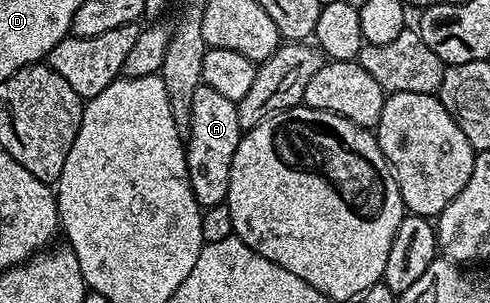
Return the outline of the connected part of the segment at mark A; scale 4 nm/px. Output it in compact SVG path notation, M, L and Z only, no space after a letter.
M201 83L191 101L191 132L185 146L185 157L191 190L202 209L225 203L229 193L231 158L235 158L235 150L242 135L237 101L226 98L224 94L219 94L219 90L211 90L211 86Z

